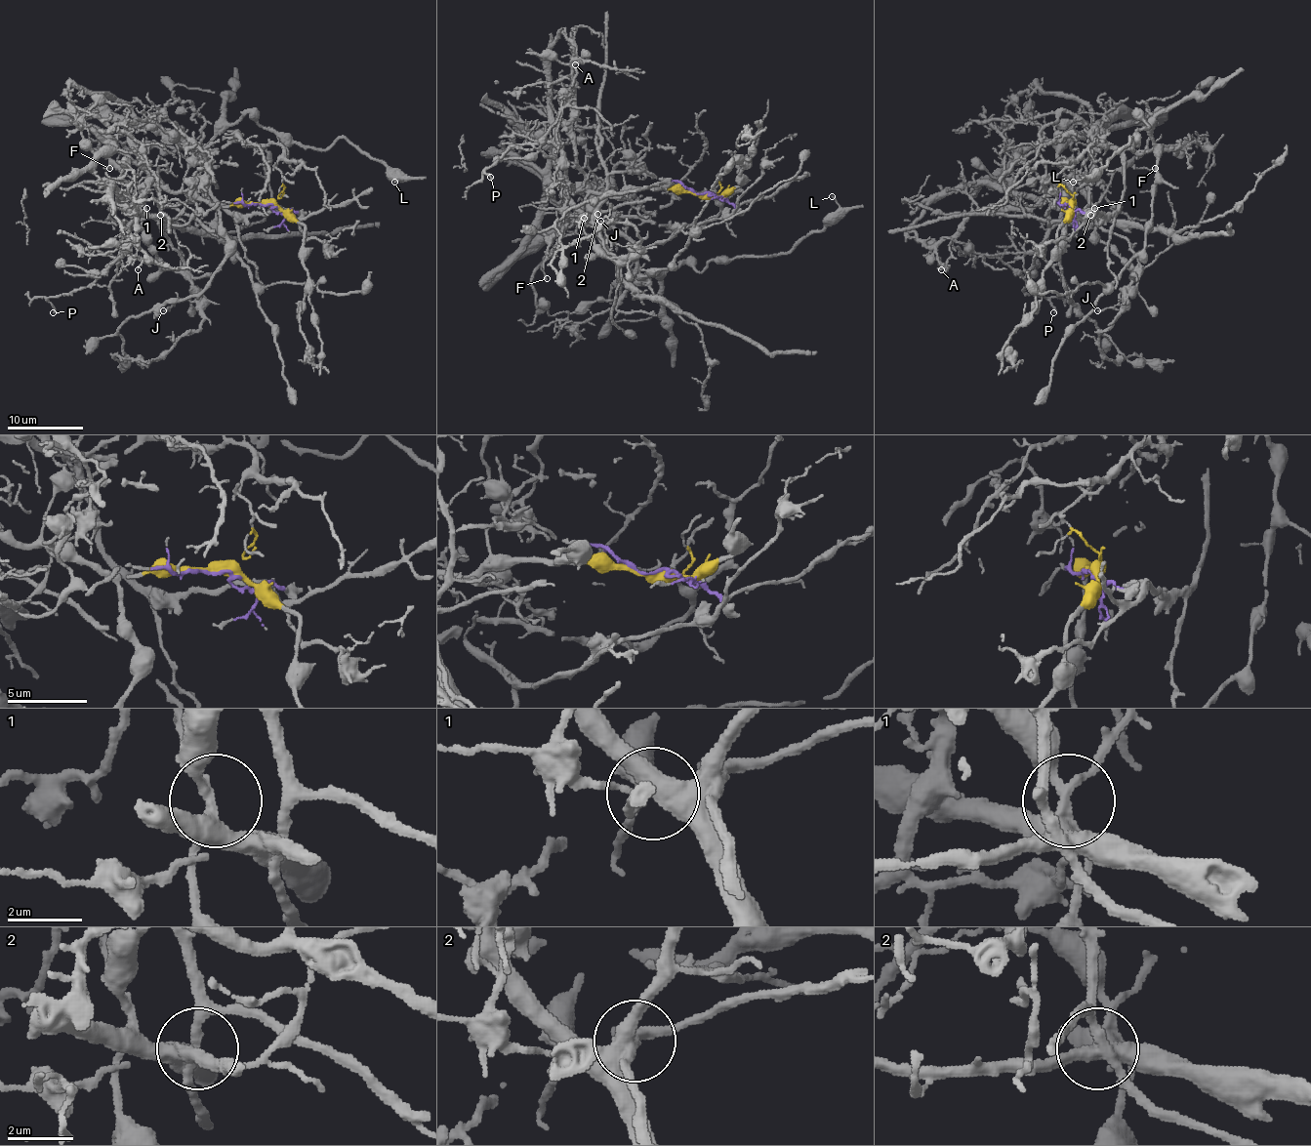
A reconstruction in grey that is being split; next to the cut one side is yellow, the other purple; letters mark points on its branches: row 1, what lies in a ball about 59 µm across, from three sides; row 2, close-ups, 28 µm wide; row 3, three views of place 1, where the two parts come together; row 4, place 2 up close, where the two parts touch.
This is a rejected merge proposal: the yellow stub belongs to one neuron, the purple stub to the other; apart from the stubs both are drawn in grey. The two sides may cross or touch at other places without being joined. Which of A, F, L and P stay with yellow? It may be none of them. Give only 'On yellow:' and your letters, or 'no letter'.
On yellow: A, L, P

